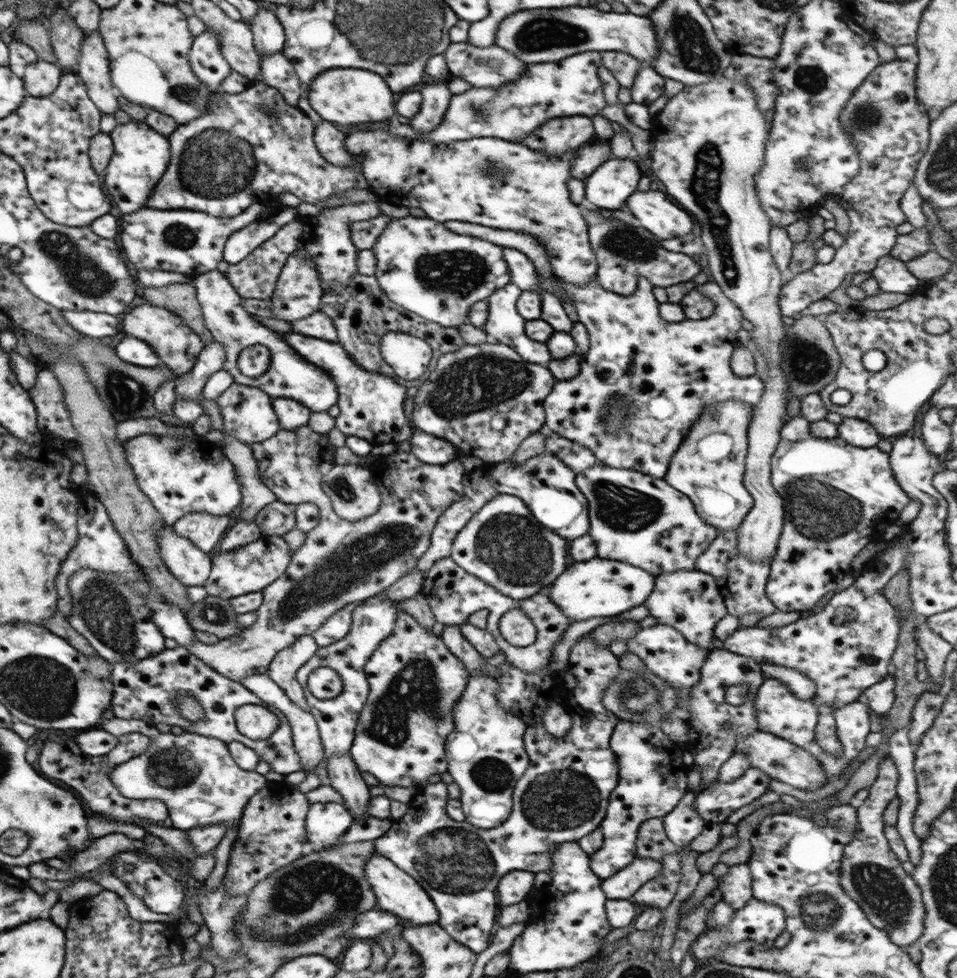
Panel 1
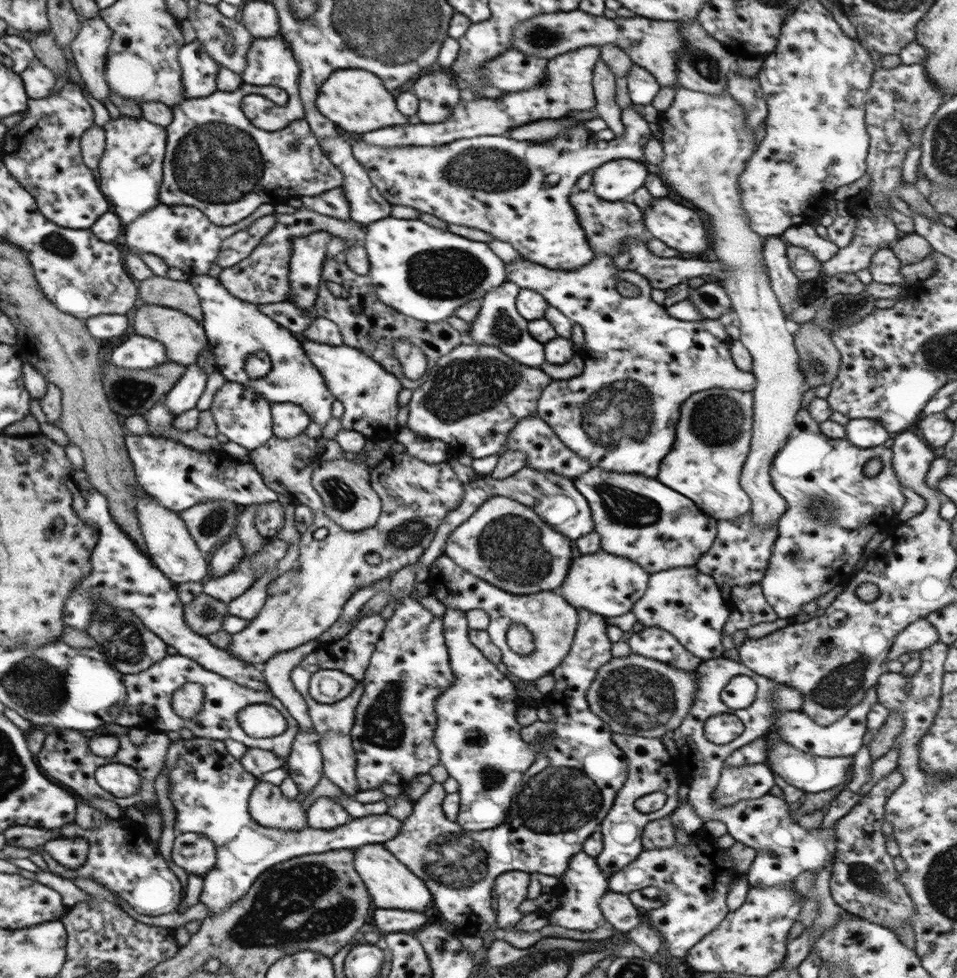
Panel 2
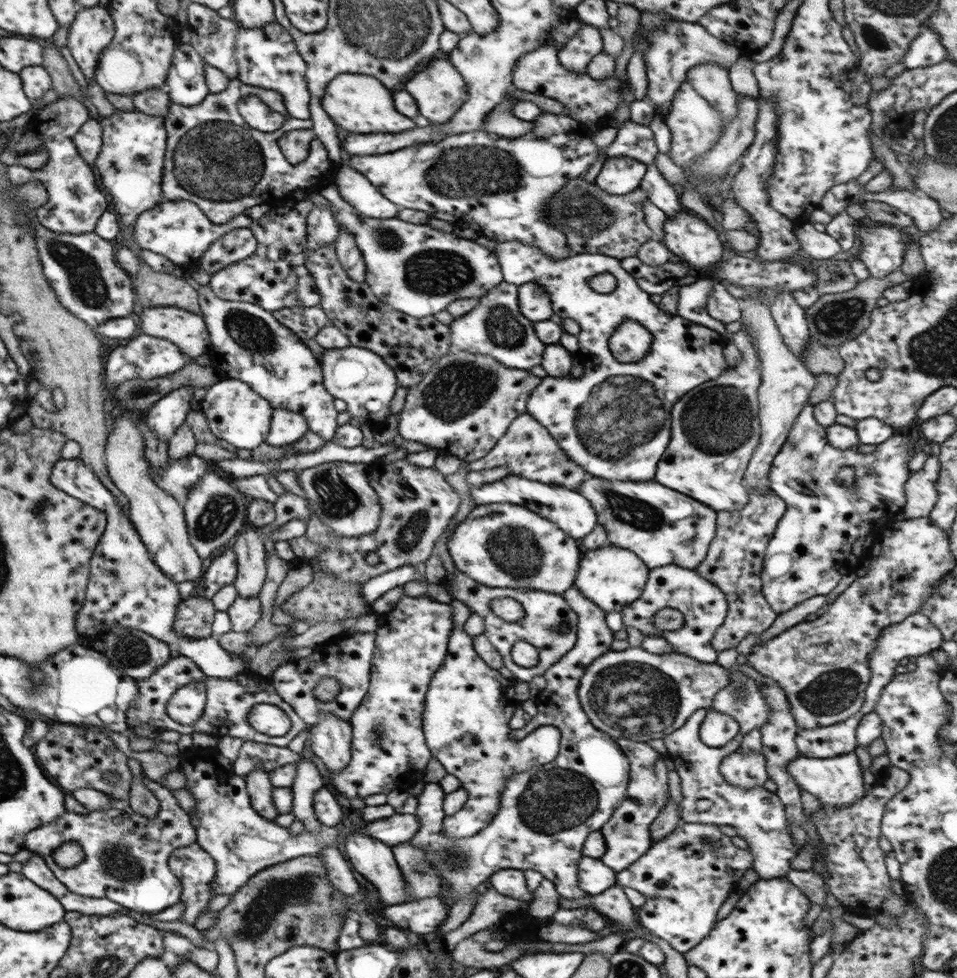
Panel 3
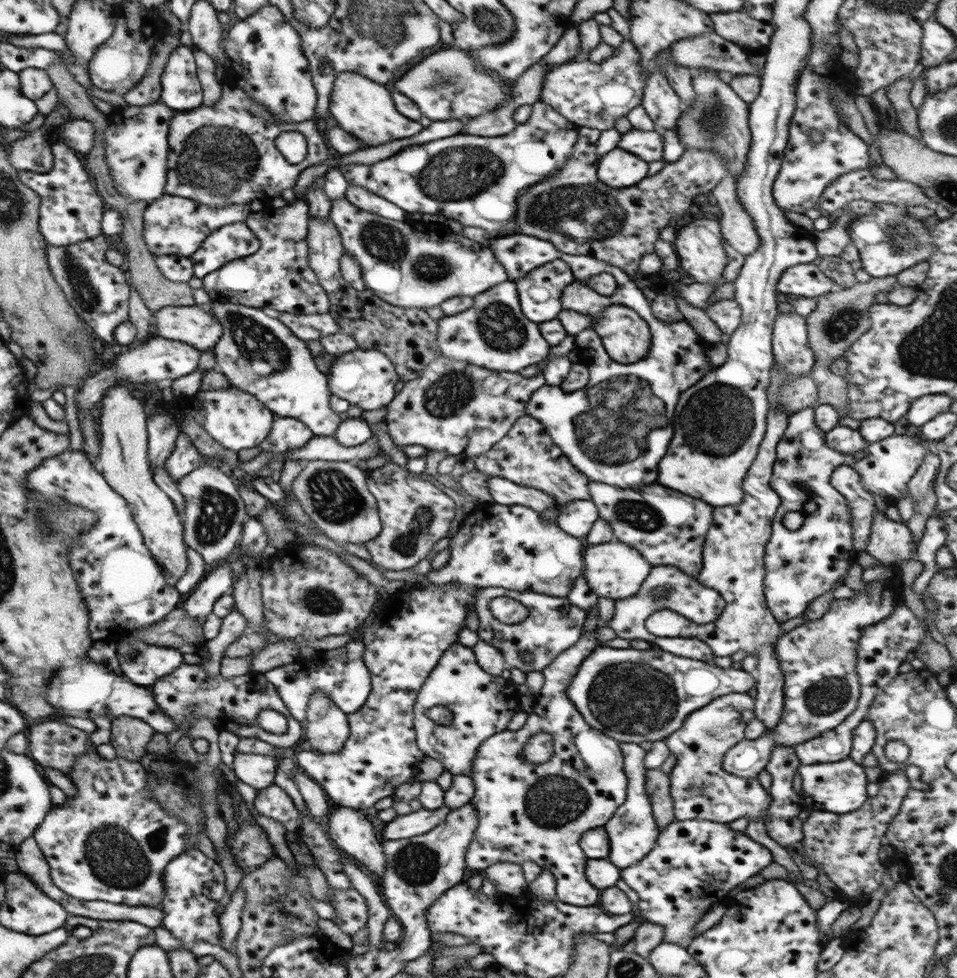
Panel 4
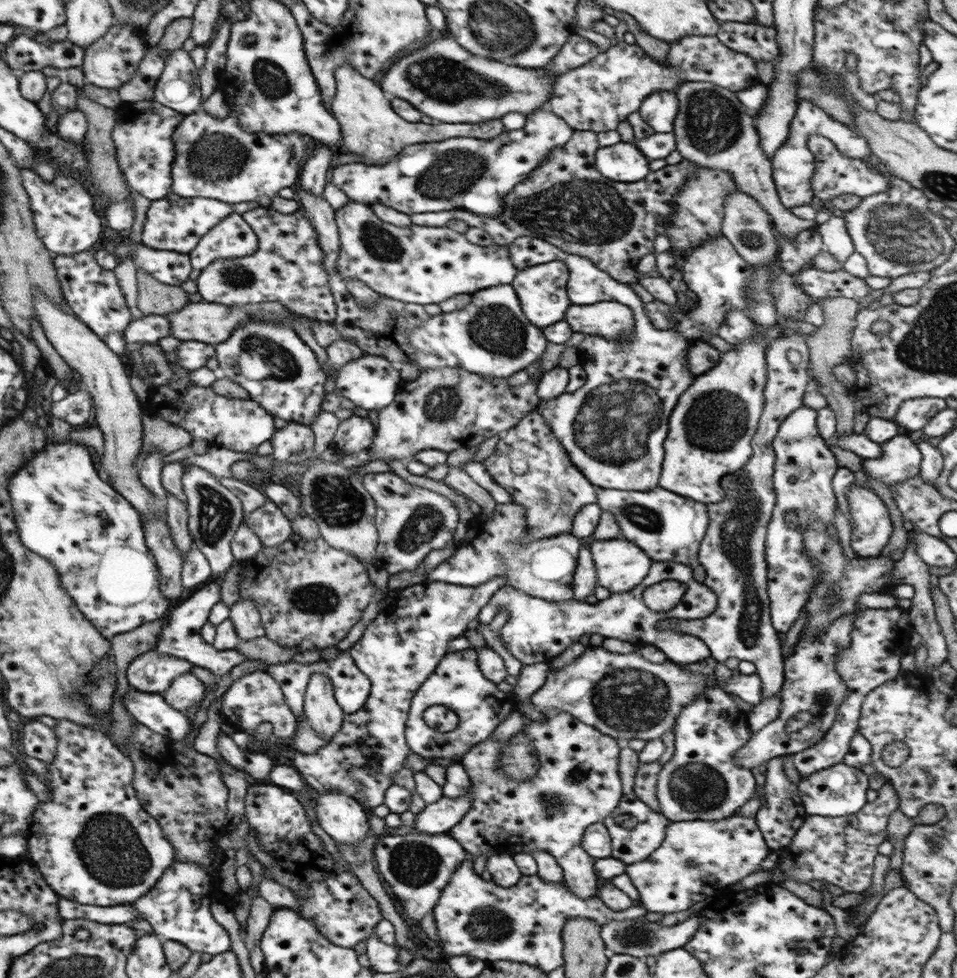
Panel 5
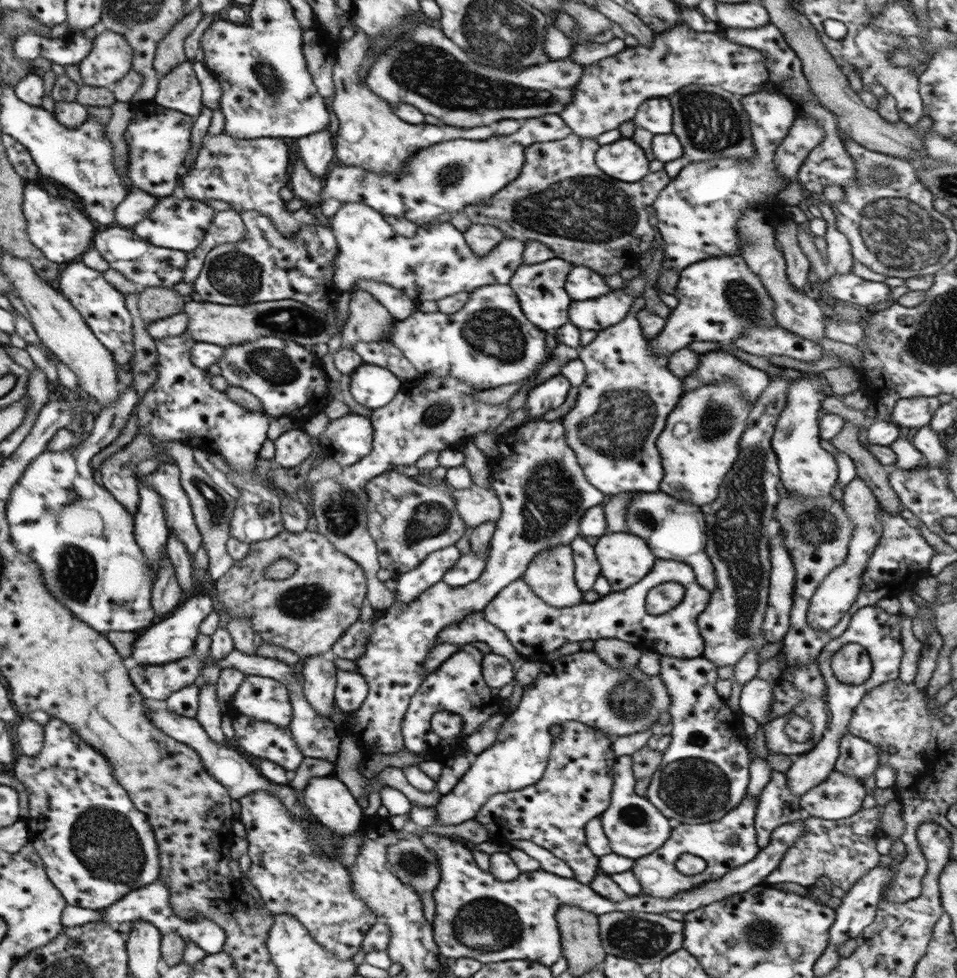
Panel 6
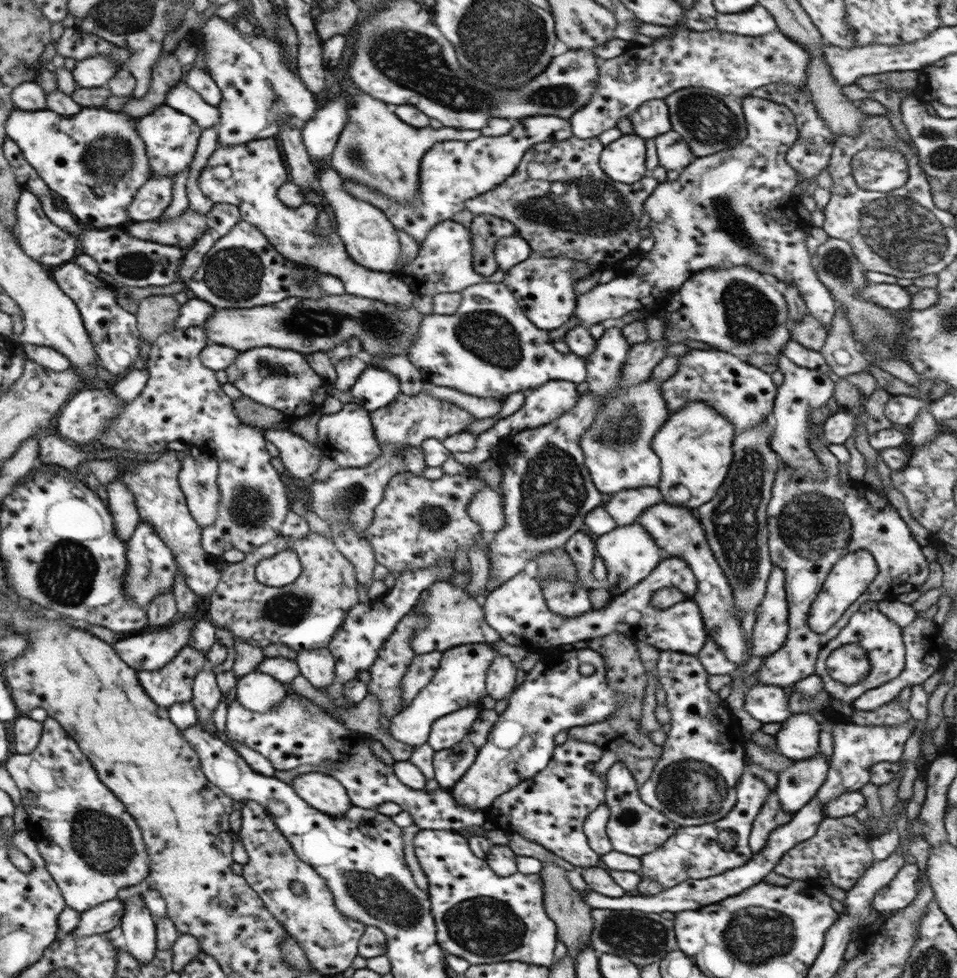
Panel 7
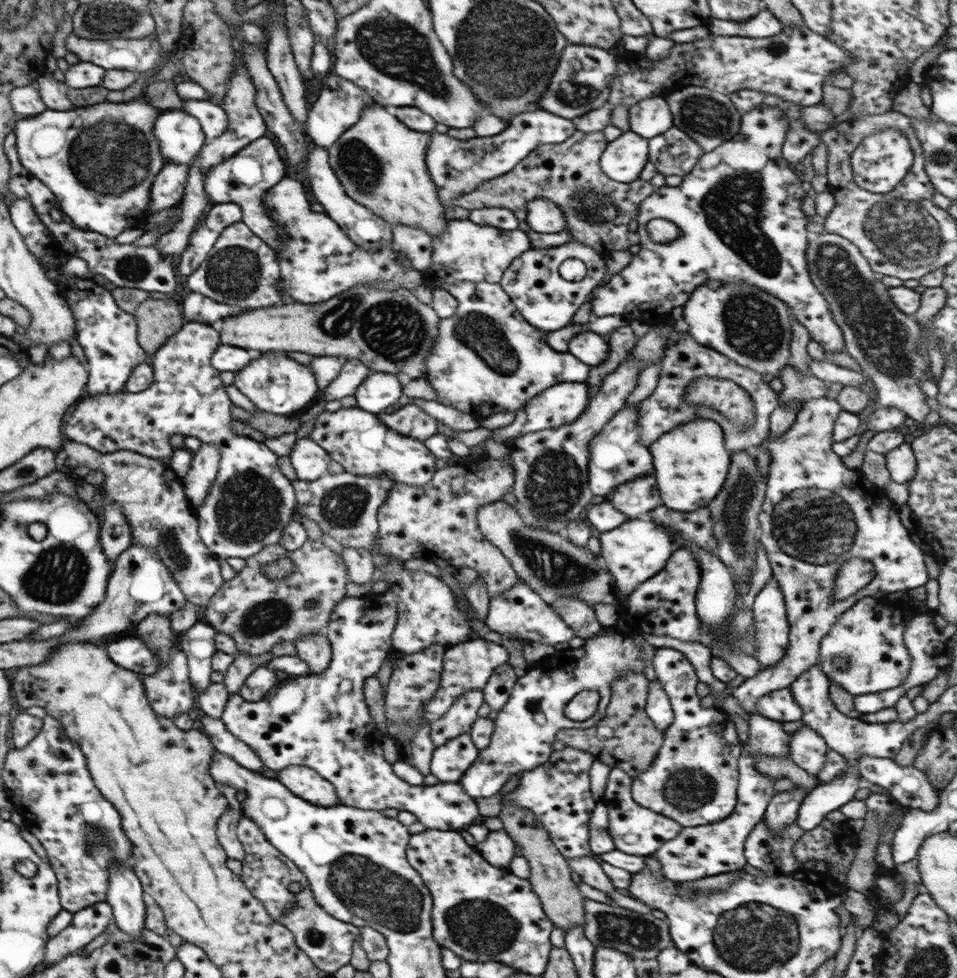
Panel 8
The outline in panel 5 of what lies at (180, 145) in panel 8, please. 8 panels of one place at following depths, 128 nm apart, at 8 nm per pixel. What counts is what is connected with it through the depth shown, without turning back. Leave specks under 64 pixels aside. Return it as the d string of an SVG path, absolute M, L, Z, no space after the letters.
M153 100L121 102L115 108L116 121L110 137L116 148L116 161L119 162L126 183L147 200L163 199L170 193L170 170L176 153L171 135L183 117L181 113Z

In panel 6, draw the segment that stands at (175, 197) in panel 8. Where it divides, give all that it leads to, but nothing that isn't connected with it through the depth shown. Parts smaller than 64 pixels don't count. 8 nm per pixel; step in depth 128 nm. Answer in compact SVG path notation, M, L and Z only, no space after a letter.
M131 188L126 198L115 208L113 226L132 227L145 218L147 212L155 206L159 199L148 195L144 190Z

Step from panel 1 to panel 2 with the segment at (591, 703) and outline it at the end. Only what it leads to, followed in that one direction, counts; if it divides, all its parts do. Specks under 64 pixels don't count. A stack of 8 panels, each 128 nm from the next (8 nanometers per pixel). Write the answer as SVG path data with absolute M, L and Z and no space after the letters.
M576 608L577 611L577 622L575 635L571 642L571 648L567 651L567 654L563 657L563 660L551 670L551 675L554 680L554 687L547 693L547 696L550 698L551 704L547 704L548 713L551 718L548 721L540 721L539 719L534 720L528 727L521 727L519 729L519 736L521 740L524 740L526 743L532 743L533 741L539 741L542 744L542 750L538 750L536 754L536 759L533 761L533 764L524 771L524 774L521 775L521 780L514 786L512 797L510 800L510 805L508 811L505 815L505 820L501 821L501 824L498 824L496 827L488 828L484 831L471 831L463 830L455 821L450 821L442 811L442 800L446 795L444 788L441 786L441 783L432 783L428 786L427 790L416 800L411 801L412 809L411 813L402 820L402 825L400 831L395 835L395 838L384 842L382 844L383 848L389 852L391 856L395 856L401 864L407 868L414 876L417 876L417 879L421 880L428 891L432 894L432 905L433 905L433 914L434 917L441 917L440 922L442 923L451 923L454 926L453 935L463 935L463 936L484 936L487 930L490 930L495 927L496 923L496 914L494 913L494 908L491 906L493 900L493 886L494 880L497 876L503 874L503 872L511 872L517 870L520 872L528 873L531 875L544 875L551 876L553 879L557 880L558 883L561 883L561 877L567 869L567 863L573 855L581 851L583 842L596 831L598 824L602 821L602 818L607 814L607 811L611 808L613 799L617 794L617 791L622 787L622 784L625 782L627 776L627 761L623 753L611 740L611 731L608 730L606 724L602 723L602 719L598 716L595 716L589 709L588 704L585 698L585 691L593 677L595 676L597 668L602 664L609 662L609 659L612 657L610 654L610 642L607 640L606 636L606 622L604 617L595 614L594 612L586 611L584 608Z

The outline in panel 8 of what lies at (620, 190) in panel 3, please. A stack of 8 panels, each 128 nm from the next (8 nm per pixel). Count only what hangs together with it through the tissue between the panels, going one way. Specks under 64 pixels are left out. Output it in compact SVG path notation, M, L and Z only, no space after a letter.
M631 131L622 132L615 140L609 141L601 152L601 172L620 183L633 182L639 179L648 161L647 151L646 138Z

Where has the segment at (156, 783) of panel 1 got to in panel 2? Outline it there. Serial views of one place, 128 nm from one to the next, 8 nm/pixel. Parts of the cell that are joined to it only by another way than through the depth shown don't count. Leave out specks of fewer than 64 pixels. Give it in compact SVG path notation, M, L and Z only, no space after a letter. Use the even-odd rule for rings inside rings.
M195 737L190 740L180 738L177 741L170 741L162 770L165 768L169 770L169 784L171 784L171 787L168 798L175 811L175 833L196 832L207 837L215 845L215 863L205 873L202 889L198 896L198 902L207 909L207 918L211 918L215 914L221 914L227 908L231 908L233 903L247 894L253 882L267 869L273 867L273 864L309 854L320 854L342 849L353 850L364 845L383 844L395 838L402 825L402 821L391 817L387 813L350 818L347 823L329 830L319 830L311 827L289 830L267 828L257 824L248 812L248 798L252 788L256 786L258 778L241 767L239 761L227 751L221 740ZM107 763L97 767L95 782L116 797L131 796L140 788L140 773L129 765Z

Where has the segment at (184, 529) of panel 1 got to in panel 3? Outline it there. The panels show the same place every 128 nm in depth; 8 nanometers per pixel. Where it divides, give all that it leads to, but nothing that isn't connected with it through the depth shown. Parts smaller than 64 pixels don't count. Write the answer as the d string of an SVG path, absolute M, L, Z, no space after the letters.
M209 469L188 488L187 500L183 504L184 519L187 521L188 539L196 549L197 556L206 563L226 548L247 522L246 511L250 500L223 477L223 472Z

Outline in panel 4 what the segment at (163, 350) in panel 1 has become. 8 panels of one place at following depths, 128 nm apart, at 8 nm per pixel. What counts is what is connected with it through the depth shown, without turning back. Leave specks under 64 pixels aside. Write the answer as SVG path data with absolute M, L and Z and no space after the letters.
M168 306L152 311L155 336L207 351L220 340L222 328L208 307Z

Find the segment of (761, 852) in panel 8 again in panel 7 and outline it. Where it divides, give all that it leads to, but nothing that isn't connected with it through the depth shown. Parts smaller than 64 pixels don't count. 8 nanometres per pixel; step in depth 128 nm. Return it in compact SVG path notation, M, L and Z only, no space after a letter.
M775 788L770 790L750 828L747 845L749 845L751 855L759 853L765 847L769 833L782 824L787 824L792 816L793 813L785 812L780 807Z

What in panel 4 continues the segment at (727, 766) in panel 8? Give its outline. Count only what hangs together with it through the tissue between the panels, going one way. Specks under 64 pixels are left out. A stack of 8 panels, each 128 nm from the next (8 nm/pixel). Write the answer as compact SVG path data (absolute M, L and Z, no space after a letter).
M731 692L710 700L707 705L690 712L680 727L673 731L666 741L670 754L675 756L675 762L669 772L669 796L673 801L673 814L677 821L702 820L714 823L729 823L737 818L747 817L749 820L762 818L763 823L768 819L768 804L770 796L768 792L759 785L756 778L741 778L724 771L722 767L723 755L744 739L744 728L746 724L755 718L754 700L740 692Z

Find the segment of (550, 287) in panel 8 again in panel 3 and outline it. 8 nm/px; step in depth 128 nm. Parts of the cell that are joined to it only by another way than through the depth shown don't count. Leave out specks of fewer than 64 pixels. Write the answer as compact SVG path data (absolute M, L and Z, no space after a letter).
M537 283L520 284L517 300L520 313L532 323L544 321L553 316L551 299L544 288Z

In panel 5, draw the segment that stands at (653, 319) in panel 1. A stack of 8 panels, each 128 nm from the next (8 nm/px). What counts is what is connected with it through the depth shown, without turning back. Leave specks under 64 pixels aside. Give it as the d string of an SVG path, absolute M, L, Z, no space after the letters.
M520 236L506 247L509 260L517 271L552 260L565 263L568 270L565 288L570 304L615 301L630 308L633 317L630 341L617 344L602 336L584 335L576 348L585 350L585 384L575 392L539 400L535 411L549 426L555 440L568 452L571 464L594 487L634 492L655 488L664 454L661 446L667 436L669 413L695 378L689 373L685 361L692 340L685 340L676 329L653 328L643 312L644 304L627 283L613 280L585 257L565 254L556 246L530 236Z

